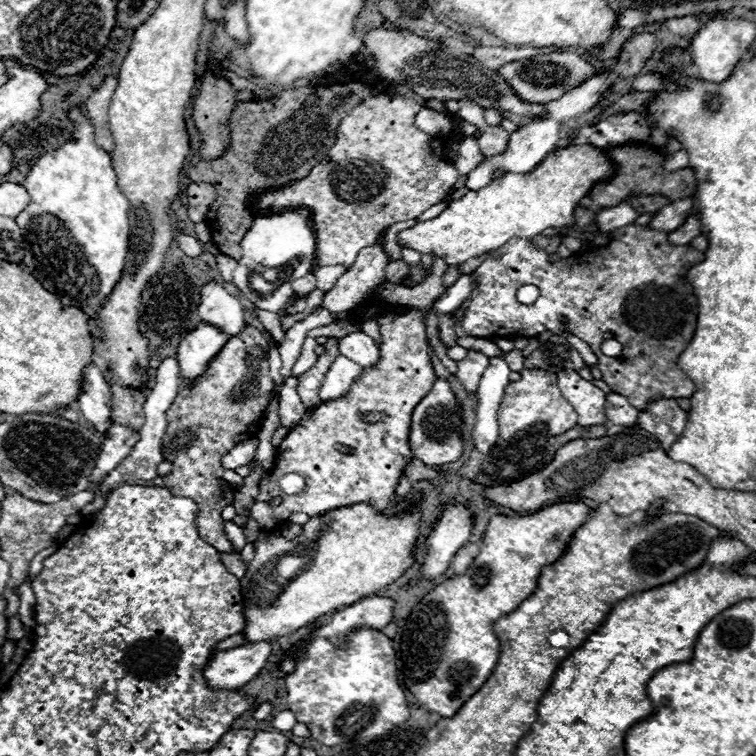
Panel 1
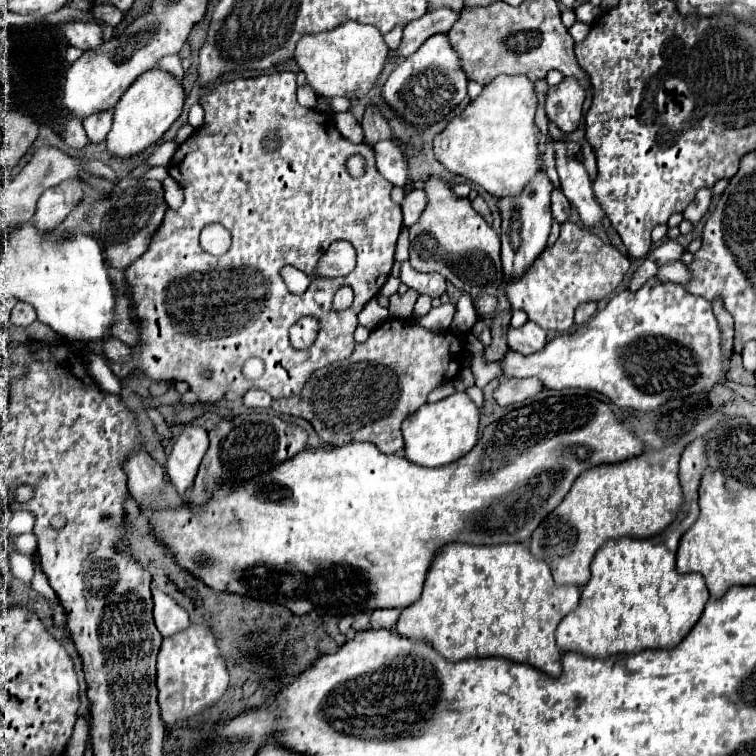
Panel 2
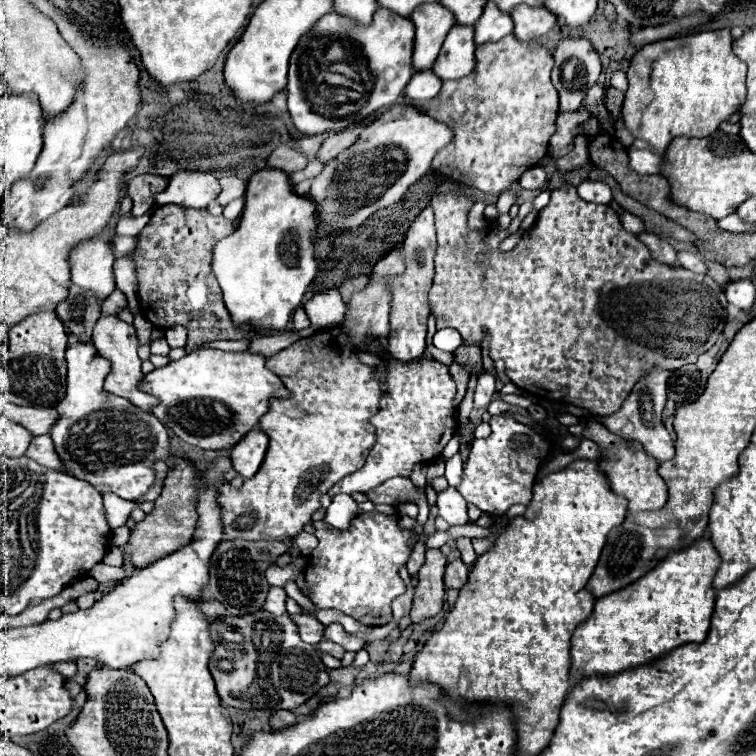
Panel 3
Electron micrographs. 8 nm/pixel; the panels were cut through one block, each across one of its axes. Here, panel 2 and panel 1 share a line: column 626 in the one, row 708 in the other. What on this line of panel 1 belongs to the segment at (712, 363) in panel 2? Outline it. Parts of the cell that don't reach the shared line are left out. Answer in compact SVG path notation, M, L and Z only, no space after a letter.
M352 628L342 648L326 638L310 640L306 656L296 658L294 664L294 672L284 678L286 704L296 720L308 726L310 736L324 746L382 736L410 718L408 702L396 676L396 650L382 630Z

